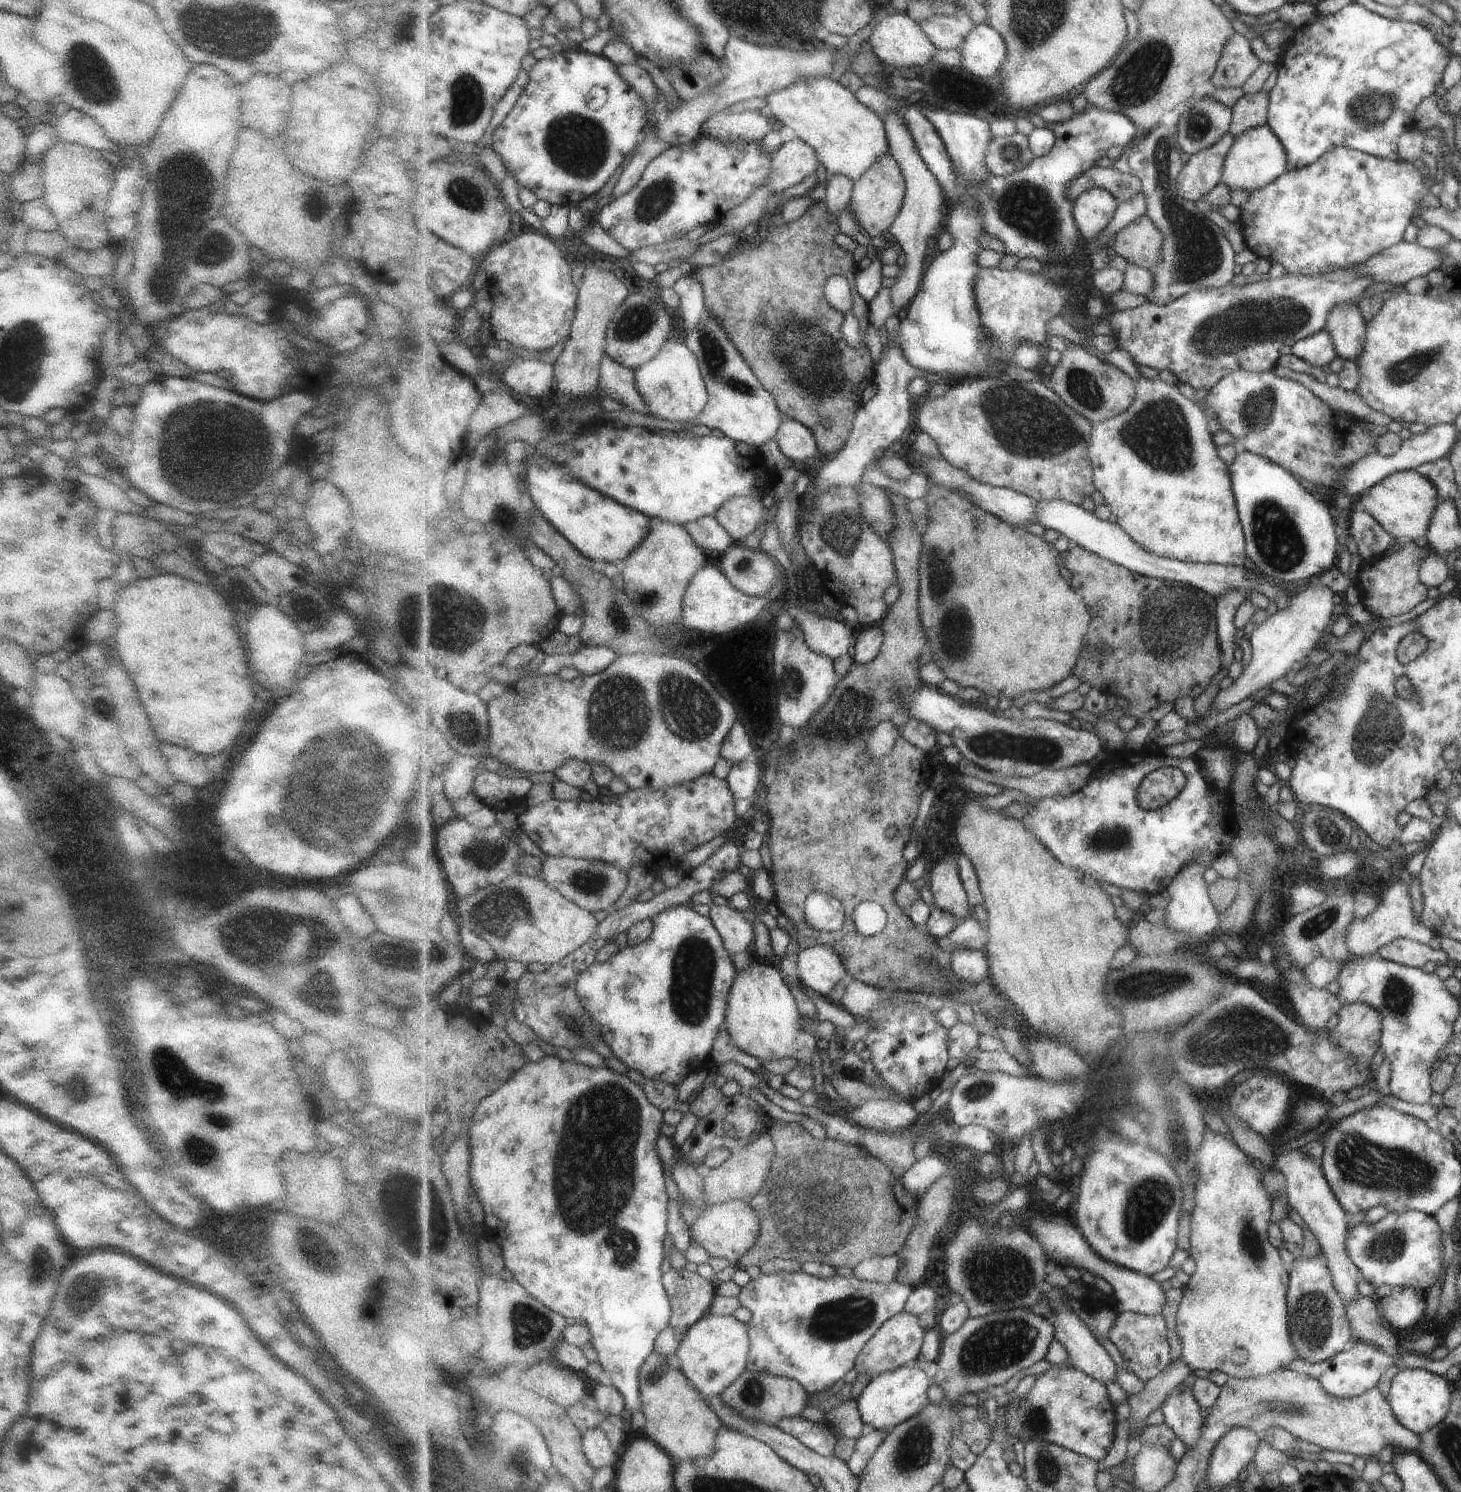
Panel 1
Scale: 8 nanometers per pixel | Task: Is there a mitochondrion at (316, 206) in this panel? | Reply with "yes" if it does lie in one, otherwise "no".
no

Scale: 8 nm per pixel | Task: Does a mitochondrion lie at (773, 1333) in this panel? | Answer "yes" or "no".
no

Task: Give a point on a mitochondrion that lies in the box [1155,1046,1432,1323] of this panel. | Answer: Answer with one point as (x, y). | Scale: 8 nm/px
(1388, 1246)

